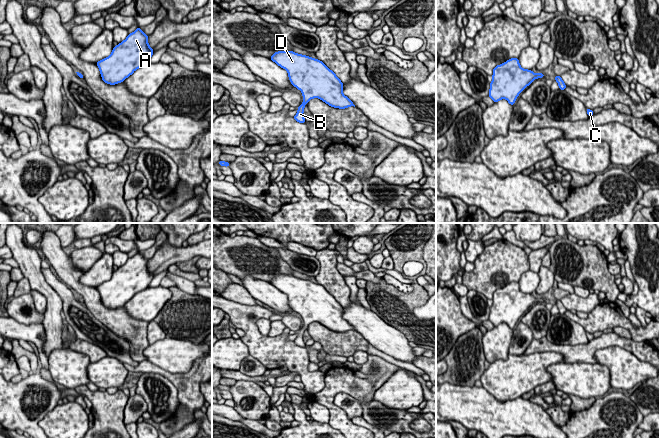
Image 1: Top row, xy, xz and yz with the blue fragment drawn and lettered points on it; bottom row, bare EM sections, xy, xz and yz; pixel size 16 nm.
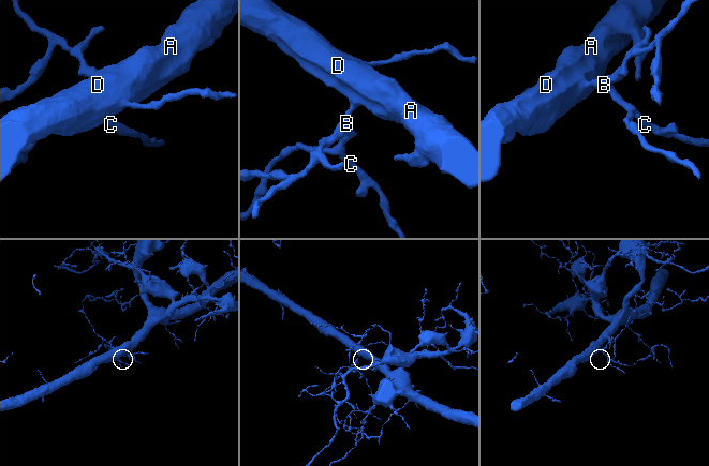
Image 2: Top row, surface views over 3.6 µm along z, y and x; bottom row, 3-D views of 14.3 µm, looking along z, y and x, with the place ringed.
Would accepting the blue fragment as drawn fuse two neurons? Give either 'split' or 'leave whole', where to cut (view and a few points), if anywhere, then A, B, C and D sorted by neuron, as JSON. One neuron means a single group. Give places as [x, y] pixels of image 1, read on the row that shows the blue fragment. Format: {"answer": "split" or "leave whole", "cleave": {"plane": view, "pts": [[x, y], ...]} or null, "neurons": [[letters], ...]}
{"answer": "leave whole", "cleave": null, "neurons": [["A", "B", "C", "D"]]}

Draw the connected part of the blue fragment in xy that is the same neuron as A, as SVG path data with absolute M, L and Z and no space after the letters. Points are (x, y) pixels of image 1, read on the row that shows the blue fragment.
M138 27L113 47L110 56L96 62L105 83L115 85L124 82L135 70L148 64L154 54L148 44L148 36Z

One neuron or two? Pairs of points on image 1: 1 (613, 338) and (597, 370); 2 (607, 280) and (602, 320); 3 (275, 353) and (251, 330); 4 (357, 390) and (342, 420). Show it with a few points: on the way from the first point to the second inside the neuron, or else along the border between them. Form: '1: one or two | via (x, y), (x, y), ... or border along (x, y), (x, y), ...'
1: two | border along (597, 362), (573, 363)
2: two | border along (609, 301), (614, 302)
3: one | via (269, 349), (256, 336)
4: one | via (344, 388), (338, 388), (330, 396), (332, 407)

